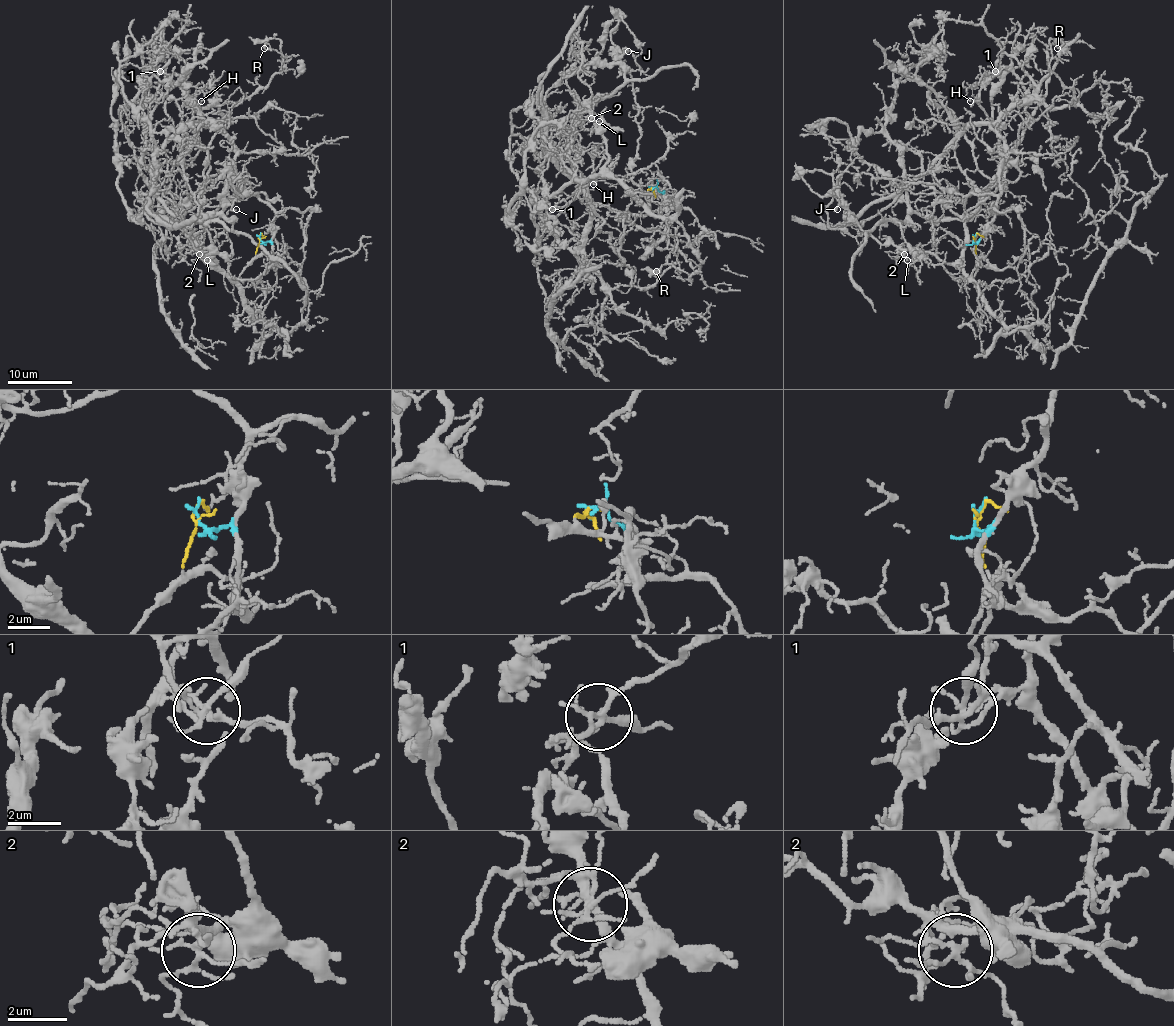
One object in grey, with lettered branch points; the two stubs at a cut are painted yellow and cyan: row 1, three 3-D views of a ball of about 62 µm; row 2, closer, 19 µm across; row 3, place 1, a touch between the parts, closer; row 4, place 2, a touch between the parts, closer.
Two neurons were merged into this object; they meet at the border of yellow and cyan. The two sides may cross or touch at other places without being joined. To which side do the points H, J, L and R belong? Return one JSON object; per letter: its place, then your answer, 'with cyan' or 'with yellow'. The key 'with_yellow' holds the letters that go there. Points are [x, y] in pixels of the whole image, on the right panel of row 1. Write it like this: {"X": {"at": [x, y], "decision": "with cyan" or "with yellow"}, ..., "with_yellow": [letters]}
{"H": {"at": [970, 101], "decision": "with cyan"}, "J": {"at": [837, 209], "decision": "with yellow"}, "L": {"at": [907, 260], "decision": "with yellow"}, "R": {"at": [1057, 48], "decision": "with cyan"}, "with_yellow": ["J", "L"]}

